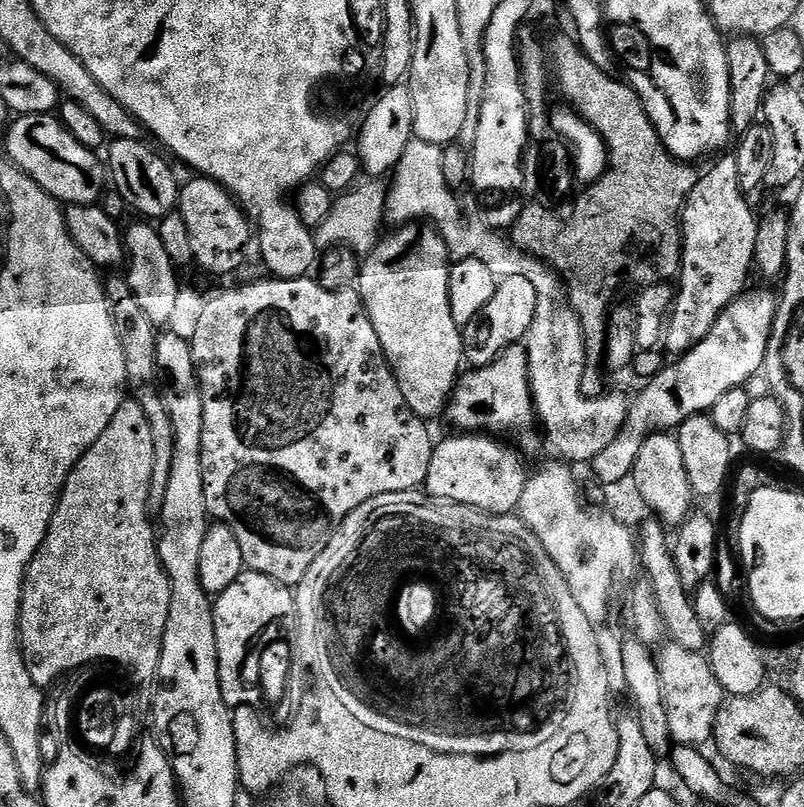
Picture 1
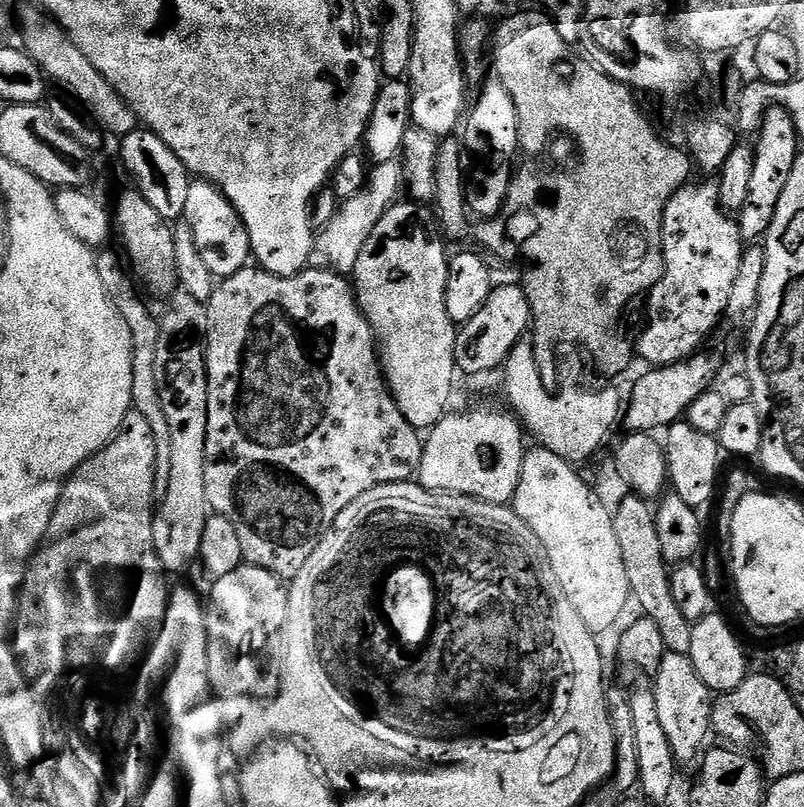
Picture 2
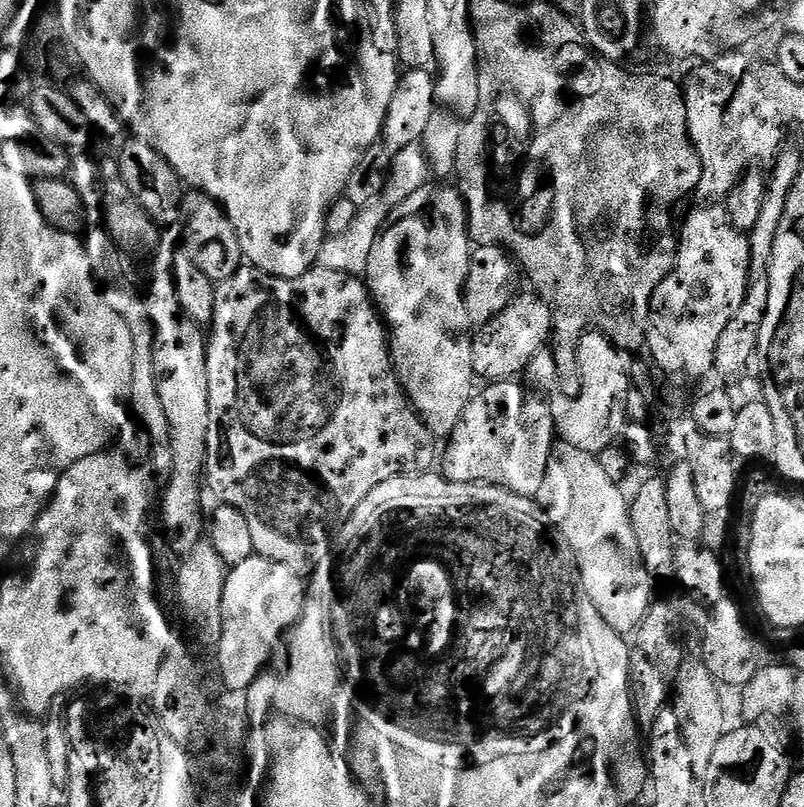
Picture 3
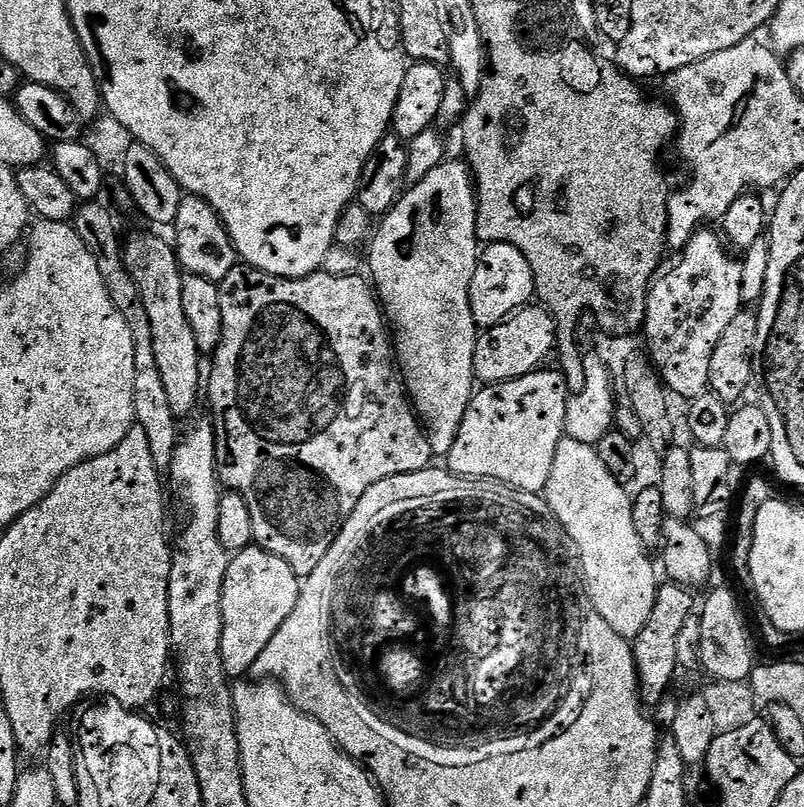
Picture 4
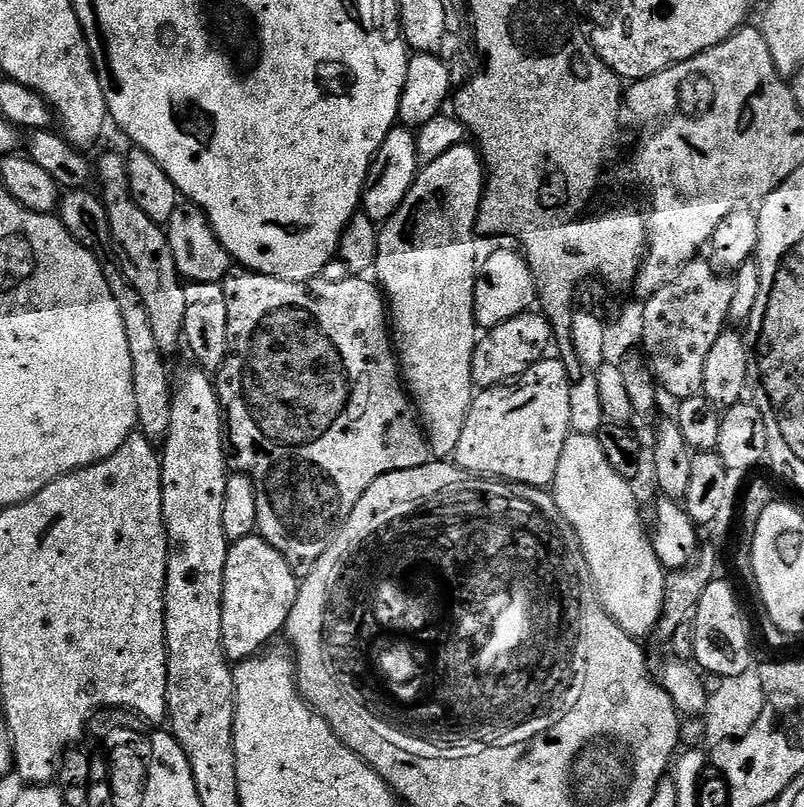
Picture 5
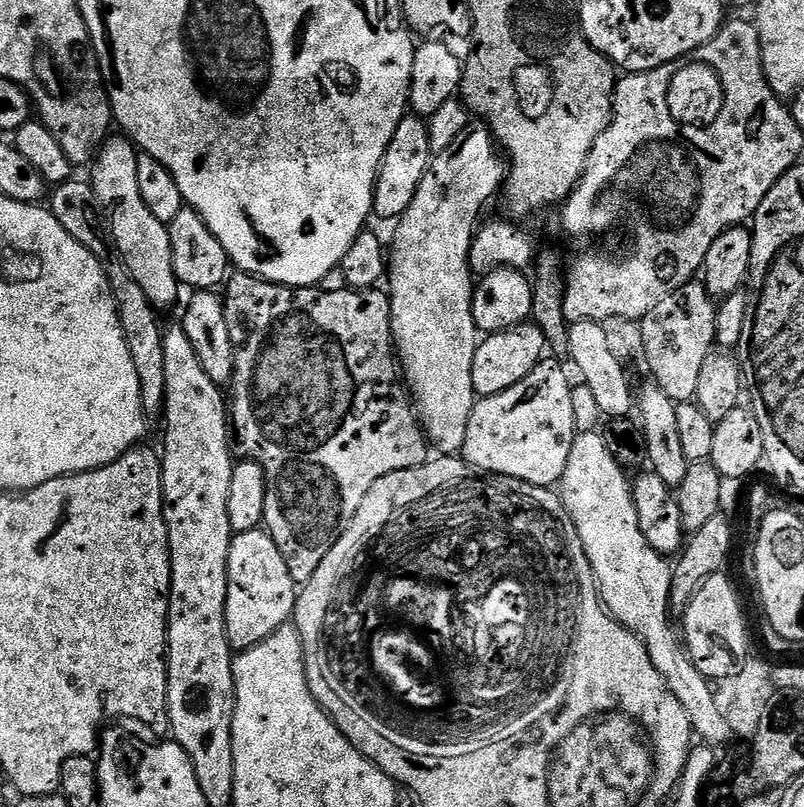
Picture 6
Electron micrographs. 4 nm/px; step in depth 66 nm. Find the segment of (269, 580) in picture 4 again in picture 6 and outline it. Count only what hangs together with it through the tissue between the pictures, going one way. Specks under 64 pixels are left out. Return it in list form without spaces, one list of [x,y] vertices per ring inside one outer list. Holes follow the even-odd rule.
[[[263,527],[237,532],[230,542],[228,555],[228,589],[226,590],[227,640],[233,651],[252,648],[270,638],[293,619],[298,585],[286,570],[286,557]]]

